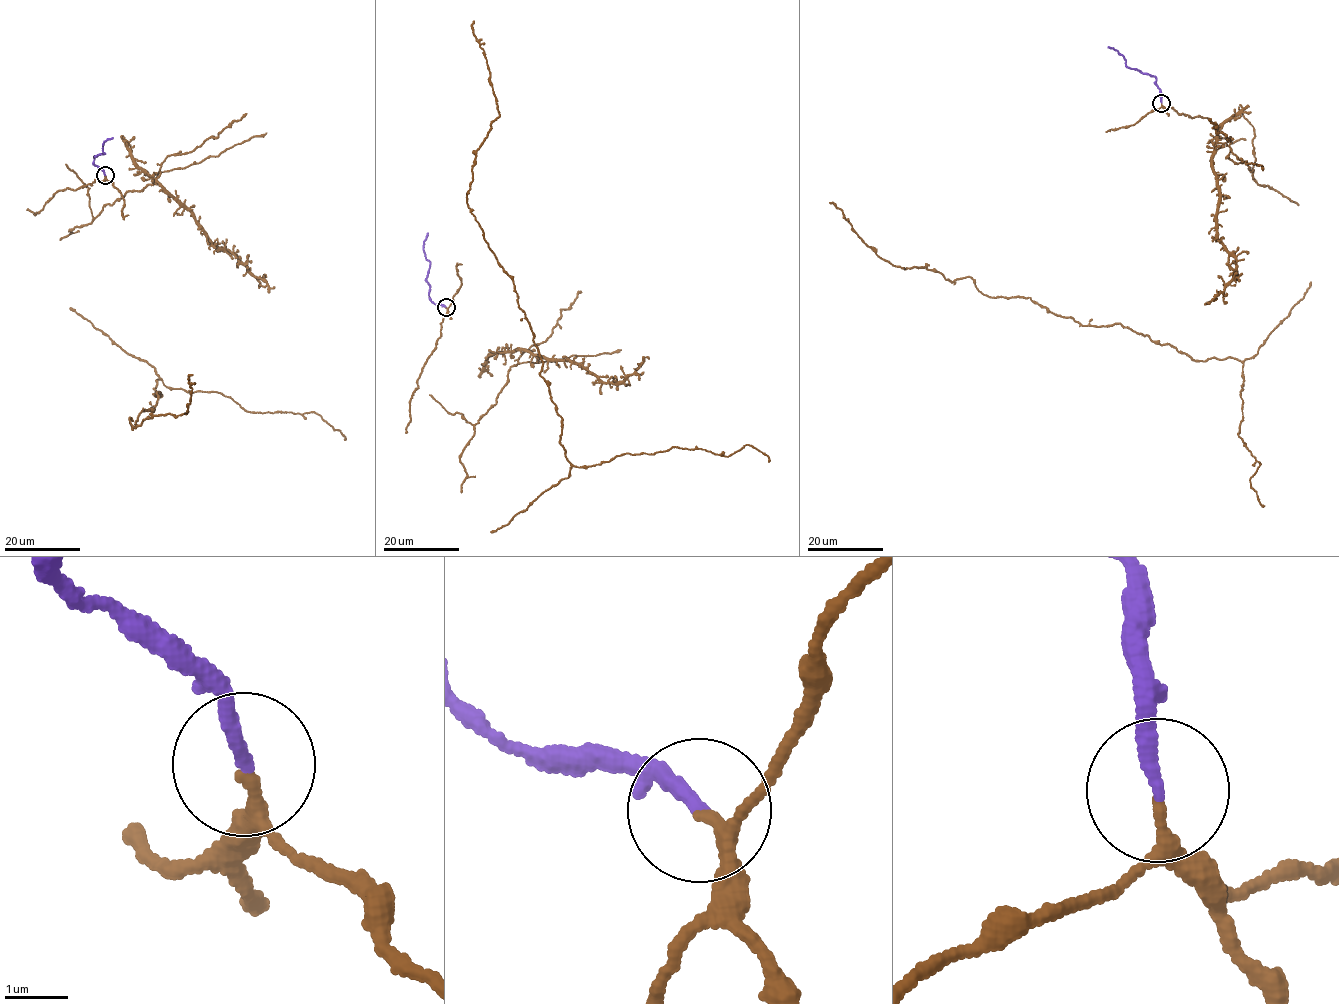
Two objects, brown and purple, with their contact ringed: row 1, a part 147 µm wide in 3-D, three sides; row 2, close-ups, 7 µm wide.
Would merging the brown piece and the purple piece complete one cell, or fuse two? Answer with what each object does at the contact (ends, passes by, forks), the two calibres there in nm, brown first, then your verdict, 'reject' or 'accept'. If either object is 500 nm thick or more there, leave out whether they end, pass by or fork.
brown passes by; purple ends; calibres 160 and 220 nm; accept

